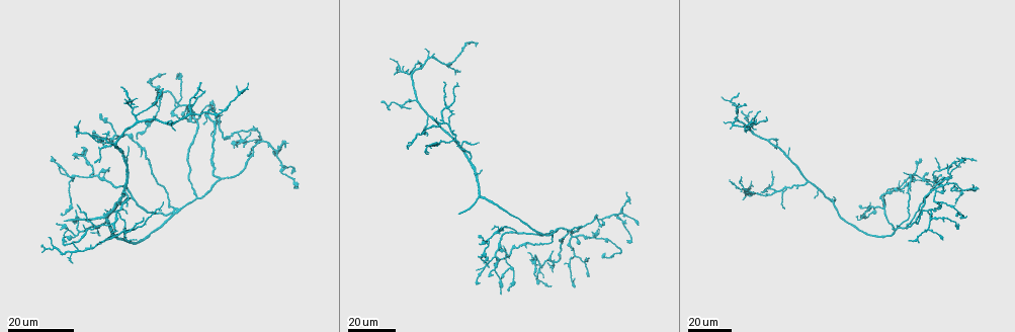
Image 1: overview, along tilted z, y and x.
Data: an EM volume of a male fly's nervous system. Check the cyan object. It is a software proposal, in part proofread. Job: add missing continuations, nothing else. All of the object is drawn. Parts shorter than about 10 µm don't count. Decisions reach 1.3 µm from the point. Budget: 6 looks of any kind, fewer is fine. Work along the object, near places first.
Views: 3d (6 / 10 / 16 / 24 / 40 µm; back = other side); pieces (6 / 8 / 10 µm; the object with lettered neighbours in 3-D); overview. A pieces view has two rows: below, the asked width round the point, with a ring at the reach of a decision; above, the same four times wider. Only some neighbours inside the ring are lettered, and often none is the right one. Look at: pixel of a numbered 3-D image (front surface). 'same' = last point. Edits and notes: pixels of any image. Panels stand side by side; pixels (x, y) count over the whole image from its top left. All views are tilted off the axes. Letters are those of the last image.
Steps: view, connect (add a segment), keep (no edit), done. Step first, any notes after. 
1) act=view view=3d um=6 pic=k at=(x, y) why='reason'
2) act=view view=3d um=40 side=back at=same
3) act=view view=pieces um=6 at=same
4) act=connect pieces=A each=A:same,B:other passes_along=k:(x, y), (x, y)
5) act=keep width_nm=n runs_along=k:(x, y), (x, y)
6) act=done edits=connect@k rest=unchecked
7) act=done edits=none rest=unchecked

act=view view=3d um=24 pic=1 at=(936, 157) why='tapers out'

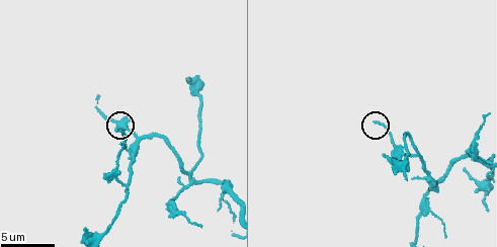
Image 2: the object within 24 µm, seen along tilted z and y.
act=view view=pieces um=10 pic=2 at=(121, 130)

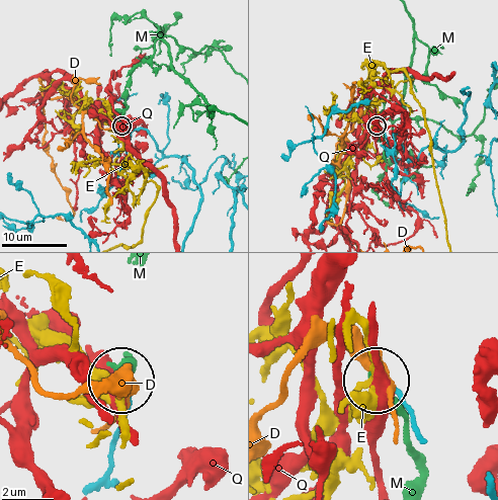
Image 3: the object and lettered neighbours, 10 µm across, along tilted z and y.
act=keep each=D:other,E:other,M:other,Q:other found='no lettered segment goes on from it'

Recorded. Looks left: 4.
act=view view=3d um=40 pic=1 at=(100, 112) why='branch stops here'

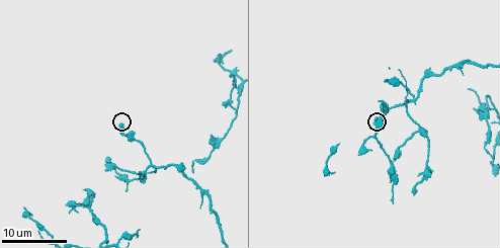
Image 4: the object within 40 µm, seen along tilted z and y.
act=view view=pieces um=8 pic=4 at=(120, 122)

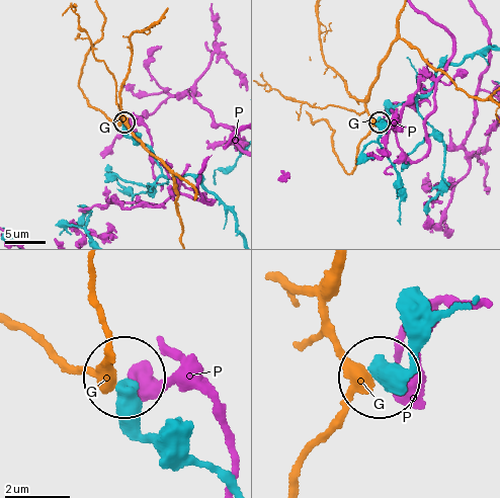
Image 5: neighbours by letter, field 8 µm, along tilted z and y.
act=keep each=G:other,P:other found='no lettered segment goes on from it'

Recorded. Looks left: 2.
act=view view=3d um=24 pic=1 at=(459, 214) why='thin end'

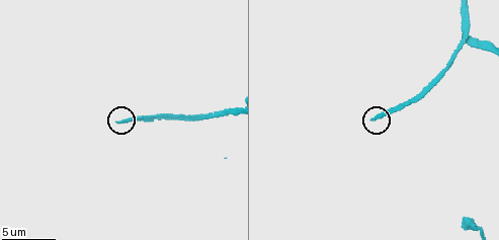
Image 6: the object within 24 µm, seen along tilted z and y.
act=view view=pieces um=8 pic=6 at=(370, 118)

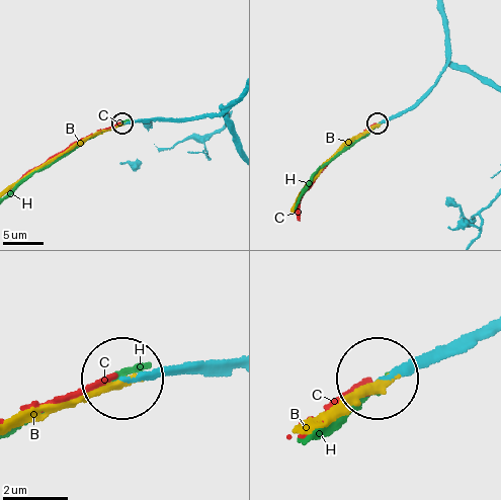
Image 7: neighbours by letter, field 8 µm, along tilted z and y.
act=connect pieces=B width_nm=150 each=B:same,C:other,H:other passes_along=7:(224, 359), (153, 371), (18, 415) found='the neuron continues'

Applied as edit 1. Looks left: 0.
act=done edits=connect@7 rest=unchecked

